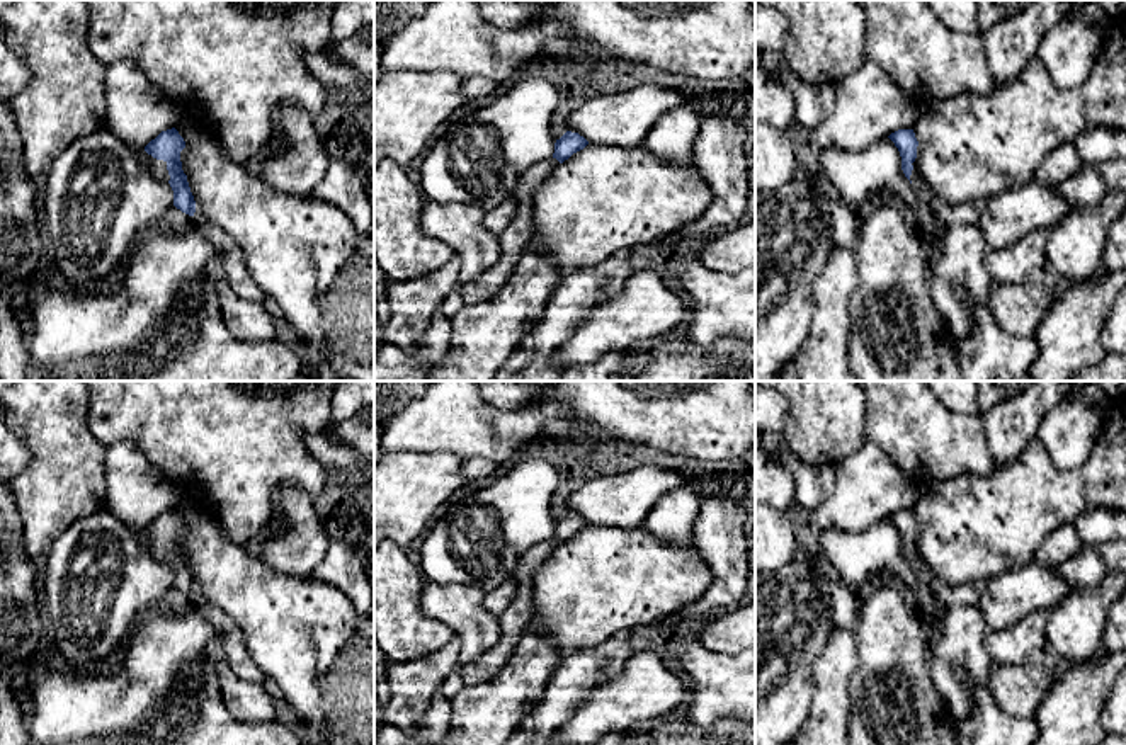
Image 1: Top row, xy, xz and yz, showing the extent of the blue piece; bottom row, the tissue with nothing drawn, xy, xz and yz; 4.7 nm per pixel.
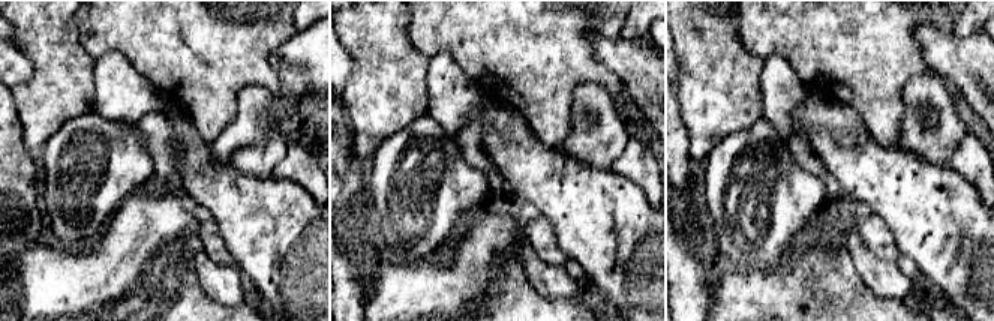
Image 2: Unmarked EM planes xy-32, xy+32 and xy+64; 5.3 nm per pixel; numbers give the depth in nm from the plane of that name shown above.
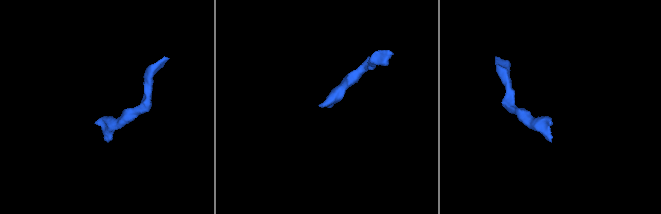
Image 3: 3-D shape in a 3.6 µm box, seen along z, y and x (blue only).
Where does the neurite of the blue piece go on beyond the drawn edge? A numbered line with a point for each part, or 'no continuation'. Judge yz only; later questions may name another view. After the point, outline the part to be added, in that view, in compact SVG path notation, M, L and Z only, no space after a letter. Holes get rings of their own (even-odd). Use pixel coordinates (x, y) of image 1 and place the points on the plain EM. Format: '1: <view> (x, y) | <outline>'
1: yz (968, 594) | M913 543L913 551L910 556L912 568L920 578L924 585L927 585L935 599L942 604L944 609L954 607L954 606L976 606L981 592L983 583L964 583L964 585L947 585L942 582L920 558L917 551L917 544Z

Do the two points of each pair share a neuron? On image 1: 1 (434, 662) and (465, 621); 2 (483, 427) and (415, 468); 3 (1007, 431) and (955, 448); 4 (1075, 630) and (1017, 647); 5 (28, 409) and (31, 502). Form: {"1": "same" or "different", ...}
{"1": "different", "2": "different", "3": "different", "4": "different", "5": "same"}

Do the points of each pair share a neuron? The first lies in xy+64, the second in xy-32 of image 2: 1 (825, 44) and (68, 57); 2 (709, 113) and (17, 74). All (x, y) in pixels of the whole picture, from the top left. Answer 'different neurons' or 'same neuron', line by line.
1: different neurons
2: different neurons

